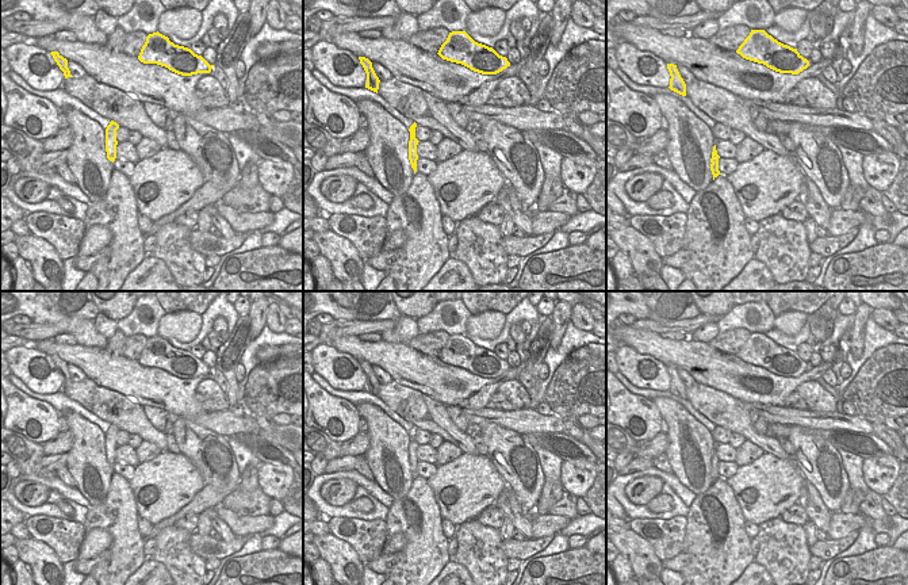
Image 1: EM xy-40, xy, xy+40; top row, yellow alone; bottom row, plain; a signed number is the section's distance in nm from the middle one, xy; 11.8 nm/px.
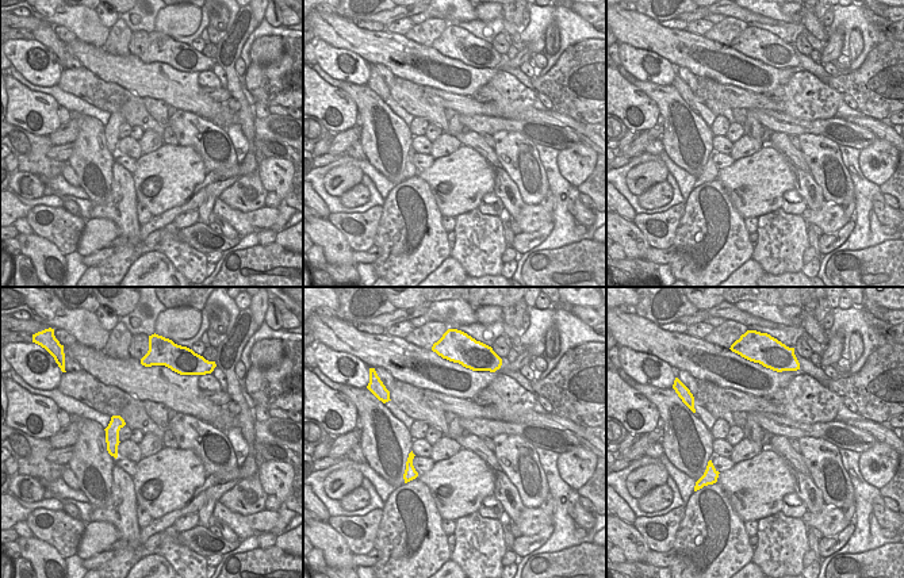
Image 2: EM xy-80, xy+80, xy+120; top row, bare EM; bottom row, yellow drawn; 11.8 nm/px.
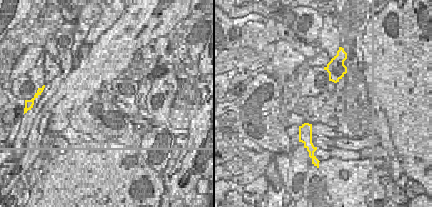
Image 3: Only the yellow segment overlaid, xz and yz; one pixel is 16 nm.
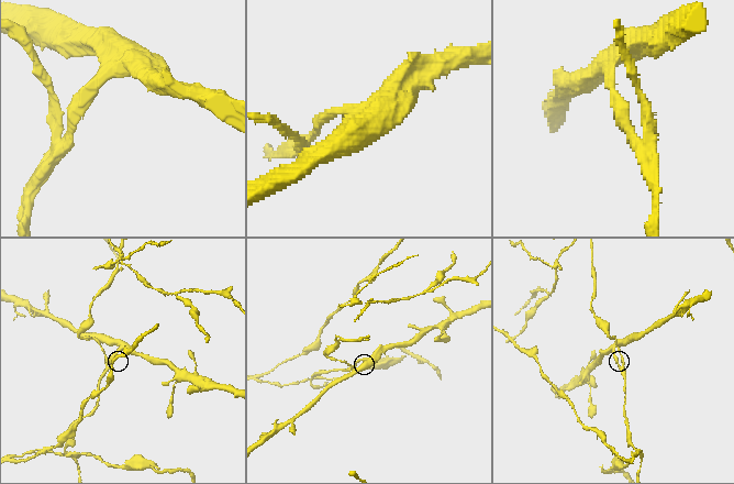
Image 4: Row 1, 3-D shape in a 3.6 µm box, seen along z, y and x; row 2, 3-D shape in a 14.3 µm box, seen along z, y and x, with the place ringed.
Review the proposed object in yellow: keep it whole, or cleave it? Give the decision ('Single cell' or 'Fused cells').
Fused cells

